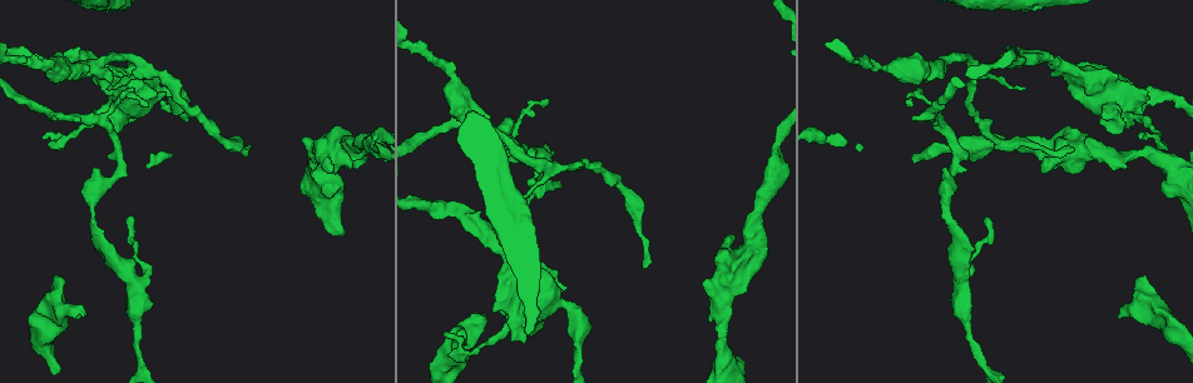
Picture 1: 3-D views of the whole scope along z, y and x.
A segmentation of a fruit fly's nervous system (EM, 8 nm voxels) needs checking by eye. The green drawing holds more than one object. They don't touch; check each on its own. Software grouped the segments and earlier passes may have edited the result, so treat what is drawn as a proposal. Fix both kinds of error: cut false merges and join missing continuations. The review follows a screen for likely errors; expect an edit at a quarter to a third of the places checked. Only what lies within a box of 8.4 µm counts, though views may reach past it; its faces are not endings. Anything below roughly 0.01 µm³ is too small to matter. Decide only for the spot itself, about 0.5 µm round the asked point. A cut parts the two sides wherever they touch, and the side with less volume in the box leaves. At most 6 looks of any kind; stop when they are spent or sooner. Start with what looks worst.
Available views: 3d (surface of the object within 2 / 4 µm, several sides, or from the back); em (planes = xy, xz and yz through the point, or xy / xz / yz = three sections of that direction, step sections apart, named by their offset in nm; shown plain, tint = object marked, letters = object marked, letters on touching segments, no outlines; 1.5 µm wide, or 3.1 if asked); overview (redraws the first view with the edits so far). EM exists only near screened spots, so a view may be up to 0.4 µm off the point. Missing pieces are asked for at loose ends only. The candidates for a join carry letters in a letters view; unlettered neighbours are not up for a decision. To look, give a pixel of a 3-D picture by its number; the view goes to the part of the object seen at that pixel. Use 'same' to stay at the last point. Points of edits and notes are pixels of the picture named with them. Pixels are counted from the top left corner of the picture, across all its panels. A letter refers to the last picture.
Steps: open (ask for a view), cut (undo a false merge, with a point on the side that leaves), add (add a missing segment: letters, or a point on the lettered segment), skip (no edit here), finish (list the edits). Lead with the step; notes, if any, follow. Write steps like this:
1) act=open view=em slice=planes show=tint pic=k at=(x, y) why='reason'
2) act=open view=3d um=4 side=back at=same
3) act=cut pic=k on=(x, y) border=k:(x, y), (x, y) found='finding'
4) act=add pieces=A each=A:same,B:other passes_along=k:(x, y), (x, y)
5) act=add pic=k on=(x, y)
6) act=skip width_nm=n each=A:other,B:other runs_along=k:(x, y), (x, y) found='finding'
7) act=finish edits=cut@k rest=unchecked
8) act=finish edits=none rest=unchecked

act=open view=em slice=planes show=letters pic=1 at=(533, 335) why='thick end'

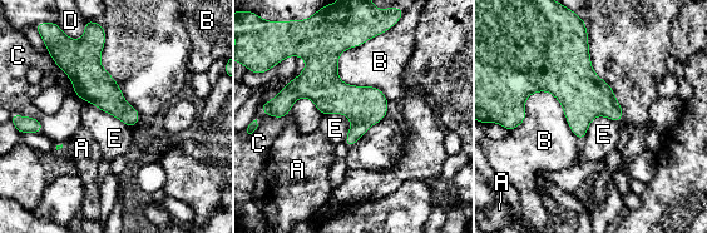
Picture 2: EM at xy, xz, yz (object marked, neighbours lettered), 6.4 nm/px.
act=skip longest_contact=B:420nm each=A:other,B:other,C:other,D:other,E:other found='none of them fits'

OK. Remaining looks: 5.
act=open view=em slice=xz step=4 show=letters pic=1 at=(332, 172)

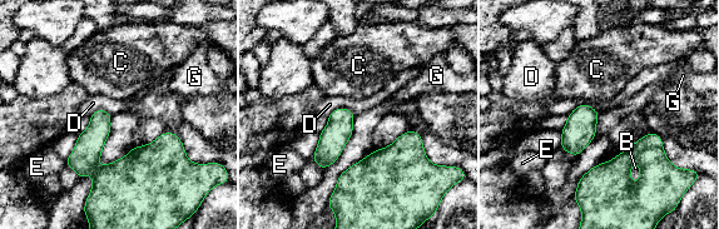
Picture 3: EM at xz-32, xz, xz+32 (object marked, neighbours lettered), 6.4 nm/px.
act=skip each=B:other,C:other,D:other,E:other,G:other runs_along=3:(177, 142), (117, 172), (73, 159) found='no lettered segment goes on from it'

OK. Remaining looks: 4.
act=open view=em slice=planes show=letters pic=1 at=(1024, 87)

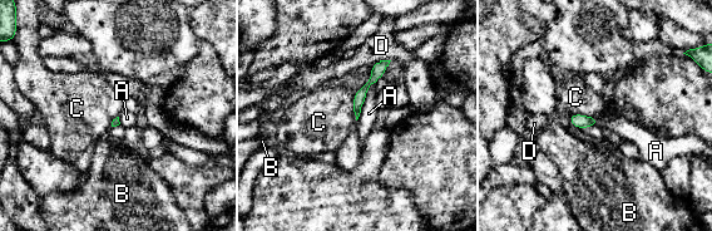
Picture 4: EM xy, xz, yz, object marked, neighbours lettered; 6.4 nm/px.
act=skip each=A:other,B:other,C:other,D:other runs_along=4:(385, 63), (360, 94), (357, 109) found='no lettered segment goes on from it'

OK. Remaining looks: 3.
act=finish edits=none rest=unchecked

